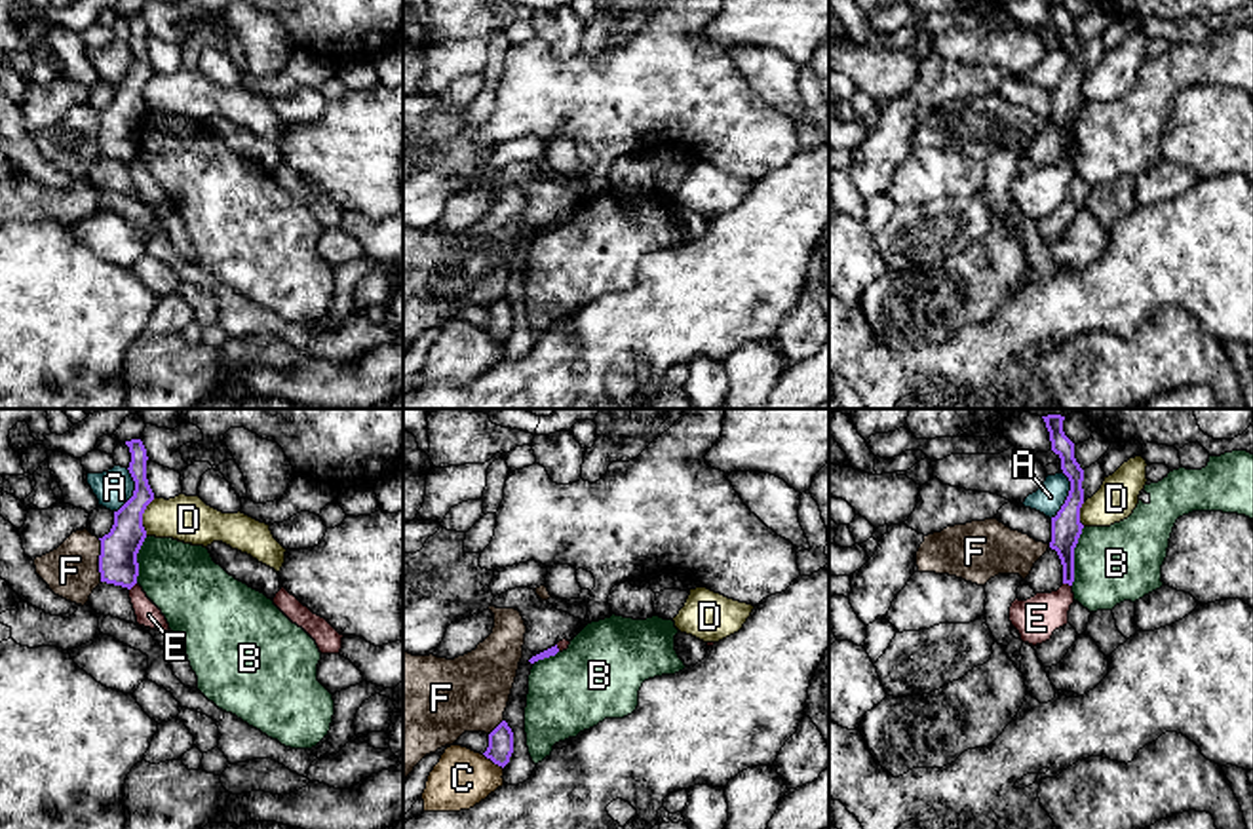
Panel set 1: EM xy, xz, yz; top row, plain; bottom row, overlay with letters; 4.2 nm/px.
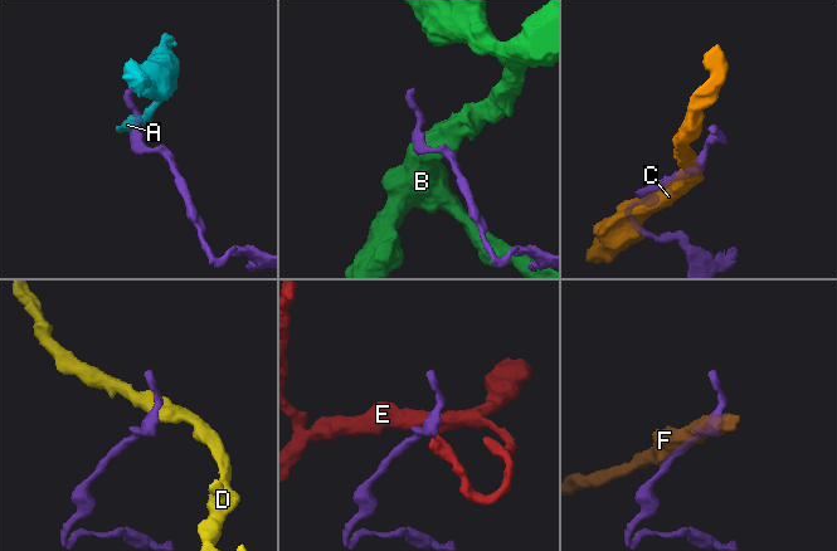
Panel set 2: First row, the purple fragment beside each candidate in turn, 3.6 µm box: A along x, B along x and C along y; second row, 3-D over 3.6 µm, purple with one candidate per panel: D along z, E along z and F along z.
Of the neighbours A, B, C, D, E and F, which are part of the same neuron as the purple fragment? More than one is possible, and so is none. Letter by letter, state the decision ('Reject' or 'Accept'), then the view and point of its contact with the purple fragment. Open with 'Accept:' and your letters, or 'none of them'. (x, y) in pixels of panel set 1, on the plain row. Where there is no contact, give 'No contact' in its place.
Accept: none of them
A: Reject. Touches purple at yz (1067, 71)
B: Reject. Touches purple at yz (1073, 130)
C: Reject. Touches purple at xz (493, 335)
D: Reject. Touches purple at xy (141, 90)
E: Reject. Touches purple at yz (1067, 156)
F: Reject. Touches purple at xy (99, 134)

